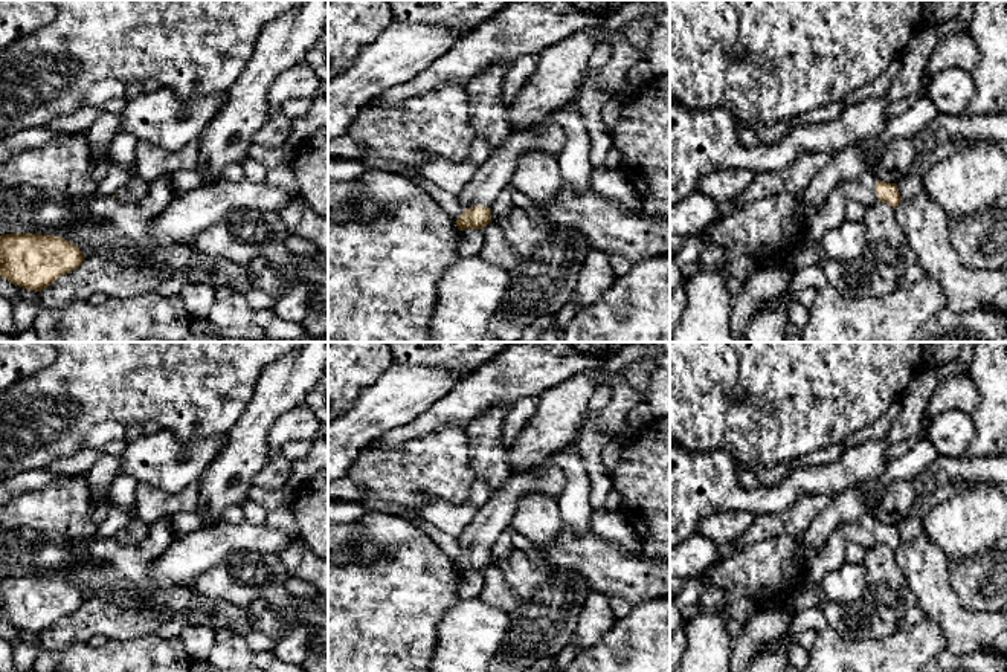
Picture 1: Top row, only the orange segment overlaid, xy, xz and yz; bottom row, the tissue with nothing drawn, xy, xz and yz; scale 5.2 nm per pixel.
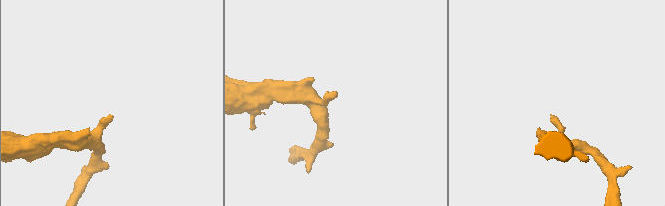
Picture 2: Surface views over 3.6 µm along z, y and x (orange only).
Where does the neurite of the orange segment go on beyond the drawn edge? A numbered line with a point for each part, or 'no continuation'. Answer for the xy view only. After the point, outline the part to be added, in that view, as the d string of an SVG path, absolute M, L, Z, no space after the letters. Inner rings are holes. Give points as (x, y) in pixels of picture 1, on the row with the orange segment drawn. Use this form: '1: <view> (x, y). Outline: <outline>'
1: xy (136, 188). Outline: M137 174L130 179L130 182L122 186L116 194L117 199L131 203L142 200L150 192L150 183L142 180Z

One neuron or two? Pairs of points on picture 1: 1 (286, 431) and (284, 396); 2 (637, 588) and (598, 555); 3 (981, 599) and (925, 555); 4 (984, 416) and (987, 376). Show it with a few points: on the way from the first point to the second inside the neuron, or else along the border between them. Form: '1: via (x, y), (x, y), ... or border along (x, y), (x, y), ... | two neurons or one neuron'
1: border along (301, 402), (275, 422), (270, 429), (269, 445) | two neurons
2: via (629, 579), (608, 564) | one neuron
3: border along (948, 562), (949, 587), (965, 607) | two neurons
4: via (989, 407), (989, 385) | one neuron

